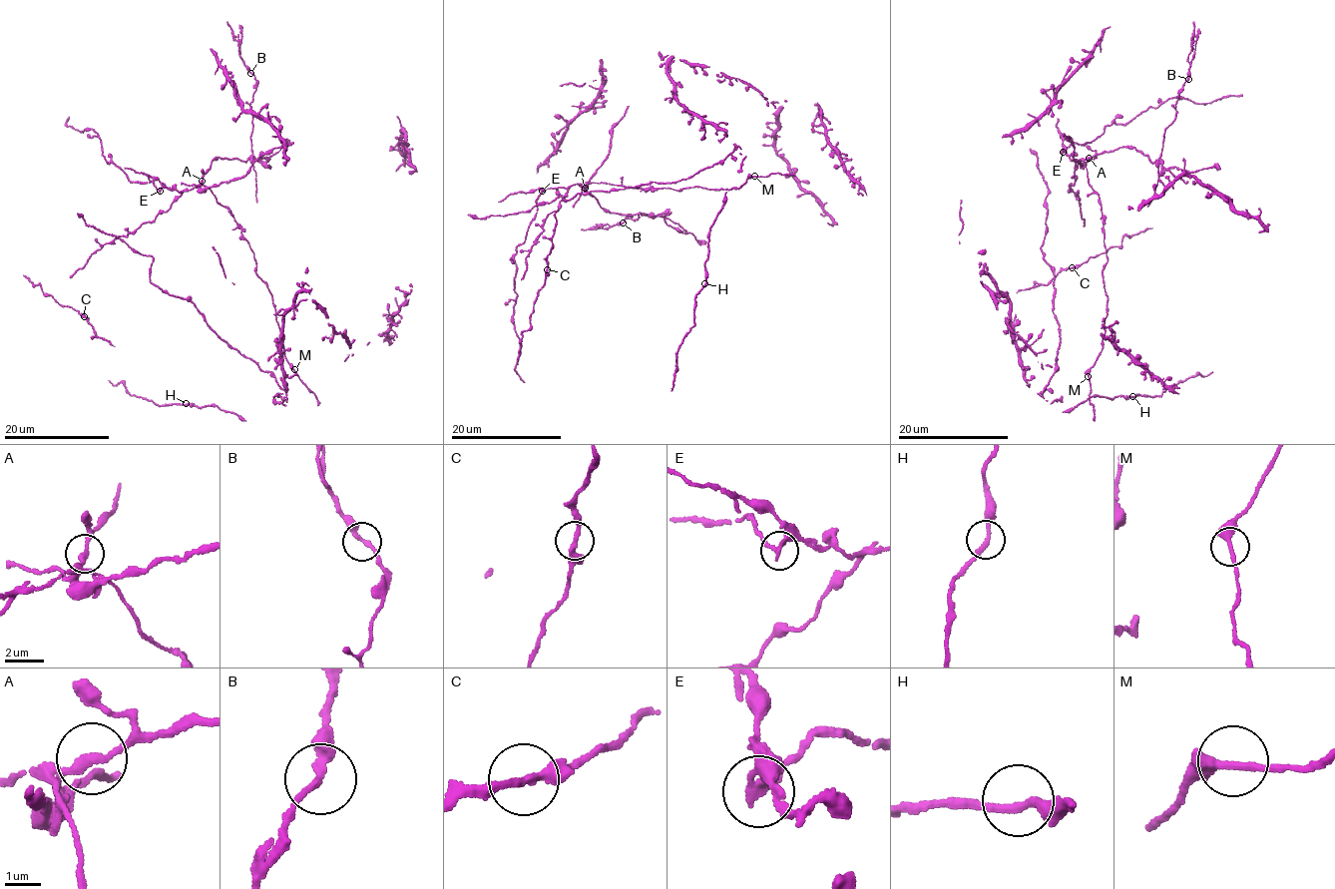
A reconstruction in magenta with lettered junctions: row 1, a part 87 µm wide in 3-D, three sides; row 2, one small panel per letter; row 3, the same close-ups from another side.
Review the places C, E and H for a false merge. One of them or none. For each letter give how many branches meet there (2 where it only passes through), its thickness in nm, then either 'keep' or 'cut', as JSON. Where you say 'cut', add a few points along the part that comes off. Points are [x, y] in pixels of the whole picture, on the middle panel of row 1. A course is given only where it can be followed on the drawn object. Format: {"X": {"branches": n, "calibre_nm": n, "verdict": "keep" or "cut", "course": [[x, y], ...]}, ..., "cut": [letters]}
{"C": {"branches": 2, "calibre_nm": 280, "verdict": "keep"}, "E": {"branches": 2, "calibre_nm": 240, "verdict": "cut", "course": [[542, 192], [586, 183], [679, 192], [696, 187], [719, 191], [739, 189], [750, 178], [795, 174]]}, "H": {"branches": 2, "calibre_nm": 240, "verdict": "keep"}, "cut": ["E"]}

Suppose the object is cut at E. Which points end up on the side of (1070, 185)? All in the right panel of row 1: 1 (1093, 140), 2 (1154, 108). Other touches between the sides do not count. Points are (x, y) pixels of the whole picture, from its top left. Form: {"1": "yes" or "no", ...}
{"1": "no", "2": "no"}

